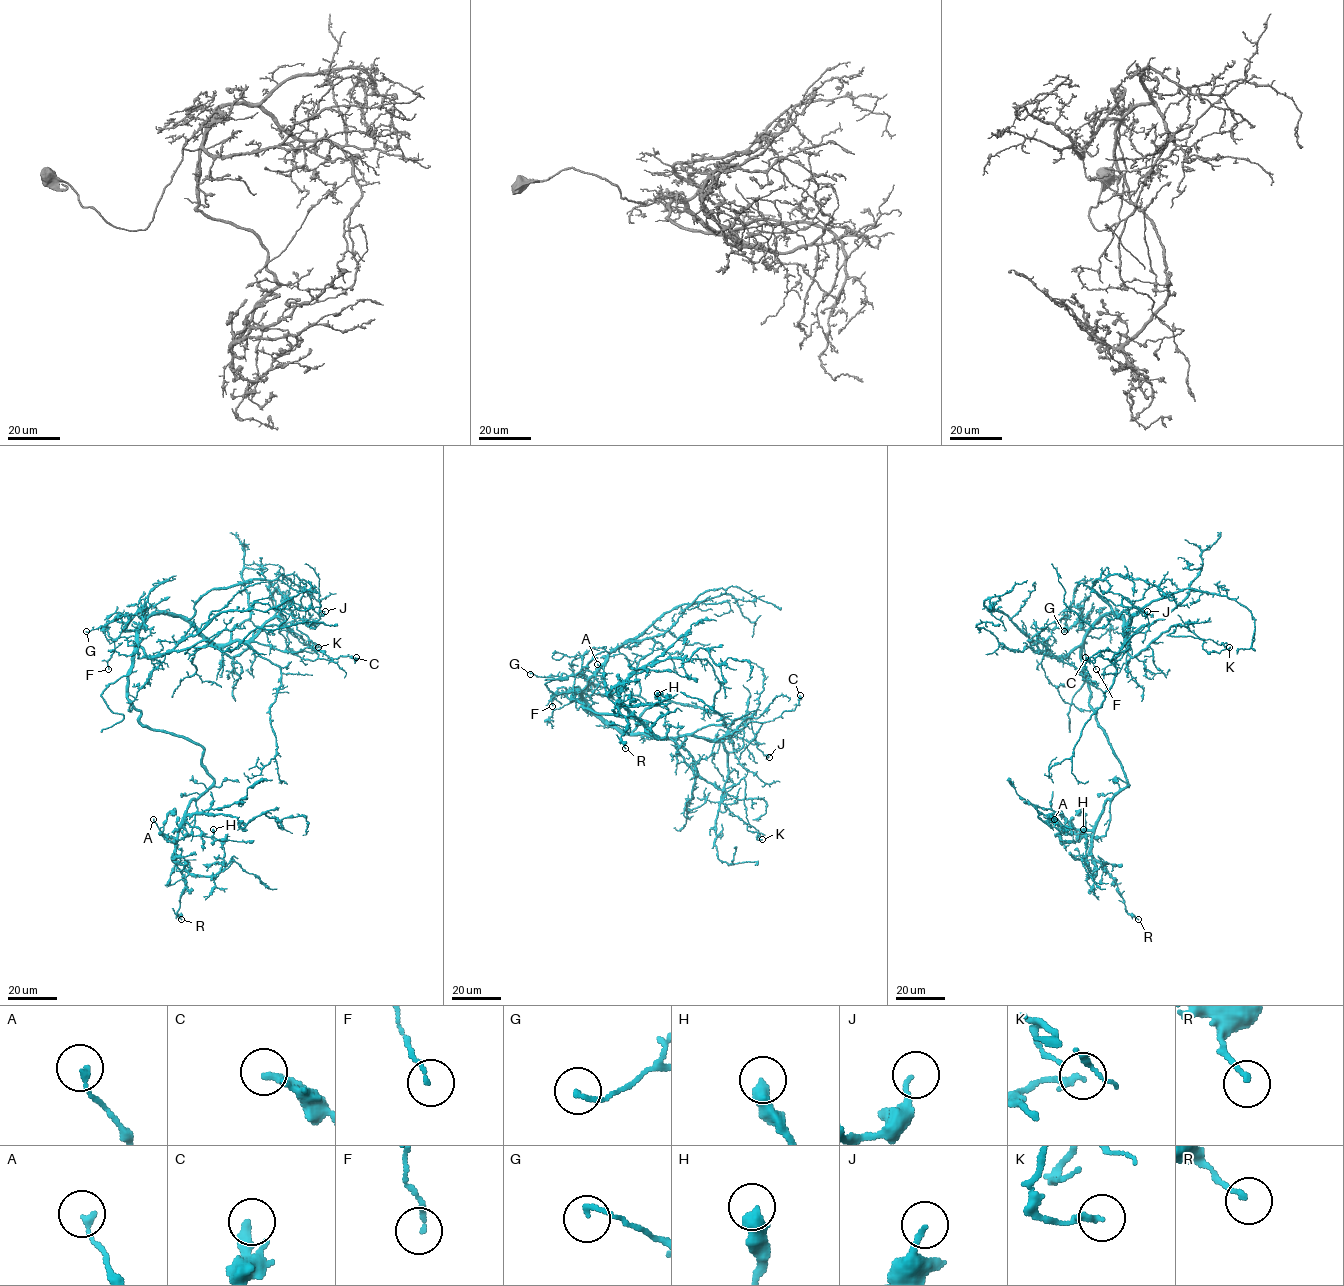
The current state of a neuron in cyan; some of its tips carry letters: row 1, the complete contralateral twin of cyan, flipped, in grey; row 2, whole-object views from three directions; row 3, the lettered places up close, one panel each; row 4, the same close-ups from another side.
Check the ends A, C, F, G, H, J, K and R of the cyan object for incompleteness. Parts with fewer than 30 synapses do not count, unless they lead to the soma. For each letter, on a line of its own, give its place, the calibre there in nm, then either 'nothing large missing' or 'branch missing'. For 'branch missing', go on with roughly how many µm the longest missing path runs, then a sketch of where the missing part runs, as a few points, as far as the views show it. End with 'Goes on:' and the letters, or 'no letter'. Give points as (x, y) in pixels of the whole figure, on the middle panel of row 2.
A: place (597, 664); calibre 190 nm; nothing large missing
C: place (800, 695); calibre 280 nm; nothing large missing
F: place (552, 706); calibre 120 nm; nothing large missing
G: place (530, 674); calibre 150 nm; nothing large missing
H: place (657, 693); calibre 480 nm; nothing large missing
J: place (769, 757); calibre 180 nm; nothing large missing
K: place (762, 839); calibre 200 nm; nothing large missing
R: place (625, 748); calibre 160 nm; nothing large missing
Goes on: no letter

